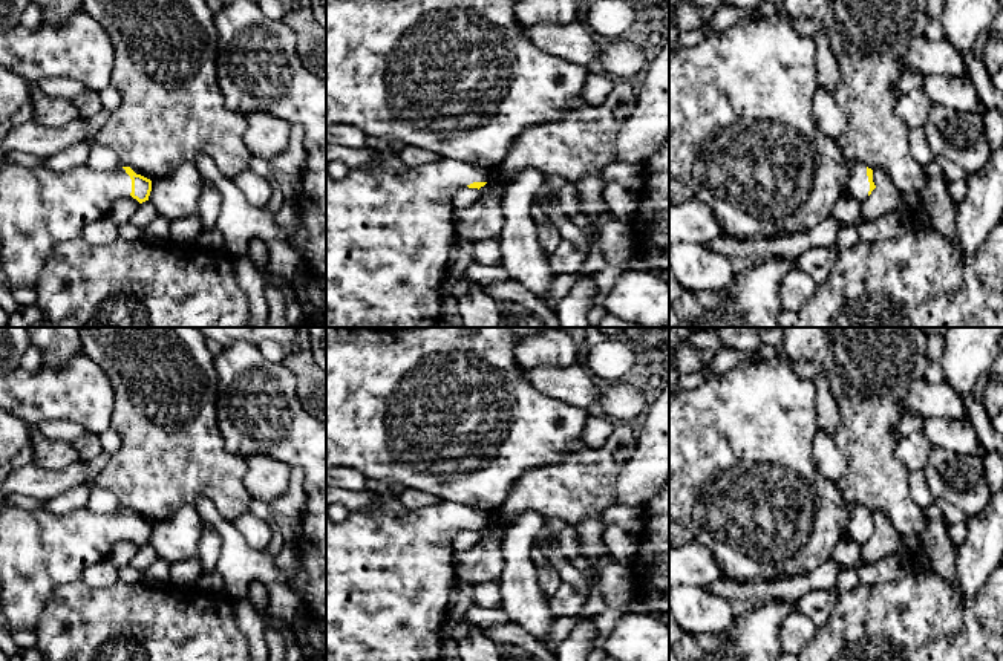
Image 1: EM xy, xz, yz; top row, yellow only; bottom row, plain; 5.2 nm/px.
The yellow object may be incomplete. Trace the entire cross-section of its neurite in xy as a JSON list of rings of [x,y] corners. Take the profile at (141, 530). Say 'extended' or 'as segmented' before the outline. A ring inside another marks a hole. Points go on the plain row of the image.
extended | [[[3,502],[0,510],[0,611],[11,629],[34,629],[54,589],[81,580],[83,571],[107,558],[121,540],[149,543],[152,523],[121,506],[116,513],[95,514],[87,506],[66,514],[23,510]]]

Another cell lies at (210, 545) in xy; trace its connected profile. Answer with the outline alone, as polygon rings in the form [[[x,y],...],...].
[[[202,520],[202,536],[198,546],[204,572],[216,571],[216,563],[222,551],[222,539],[211,523]]]

